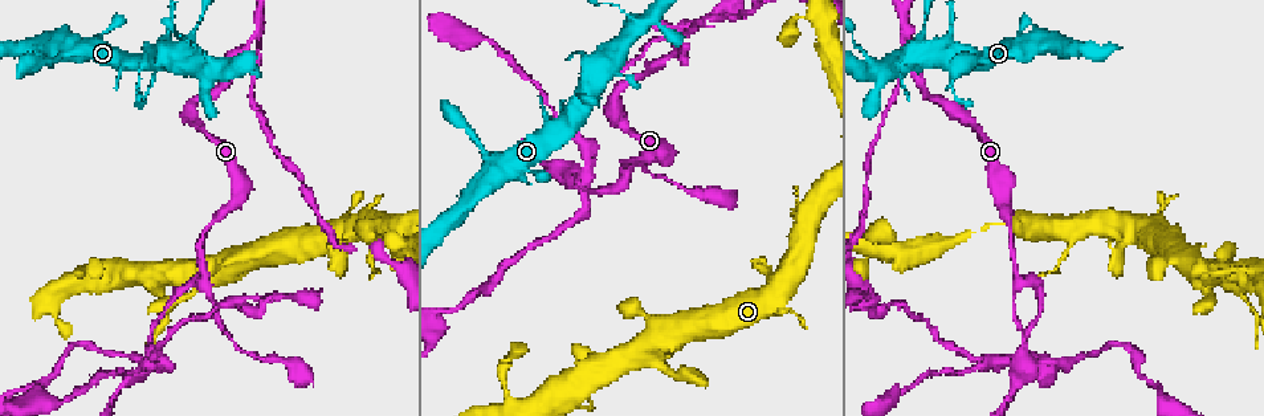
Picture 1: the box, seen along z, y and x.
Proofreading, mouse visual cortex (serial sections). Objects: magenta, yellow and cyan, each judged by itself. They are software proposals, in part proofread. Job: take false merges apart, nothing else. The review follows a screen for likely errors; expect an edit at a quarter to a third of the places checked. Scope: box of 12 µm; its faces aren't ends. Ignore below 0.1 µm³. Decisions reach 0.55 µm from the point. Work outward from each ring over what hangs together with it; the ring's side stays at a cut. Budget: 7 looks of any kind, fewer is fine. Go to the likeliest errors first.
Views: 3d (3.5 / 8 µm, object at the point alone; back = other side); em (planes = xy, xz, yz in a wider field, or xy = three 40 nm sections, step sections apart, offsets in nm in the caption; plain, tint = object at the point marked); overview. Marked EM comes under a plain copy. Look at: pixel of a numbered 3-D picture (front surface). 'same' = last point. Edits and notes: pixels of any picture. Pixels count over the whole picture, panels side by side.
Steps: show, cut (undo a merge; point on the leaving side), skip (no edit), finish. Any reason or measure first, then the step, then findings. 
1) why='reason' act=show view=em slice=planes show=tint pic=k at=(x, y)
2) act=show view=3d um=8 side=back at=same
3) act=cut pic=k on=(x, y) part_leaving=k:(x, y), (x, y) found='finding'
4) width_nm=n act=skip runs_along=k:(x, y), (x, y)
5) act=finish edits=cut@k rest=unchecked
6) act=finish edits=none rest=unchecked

why='three arms meet' act=show view=3d um=3.5 pic=1 at=(253, 39)

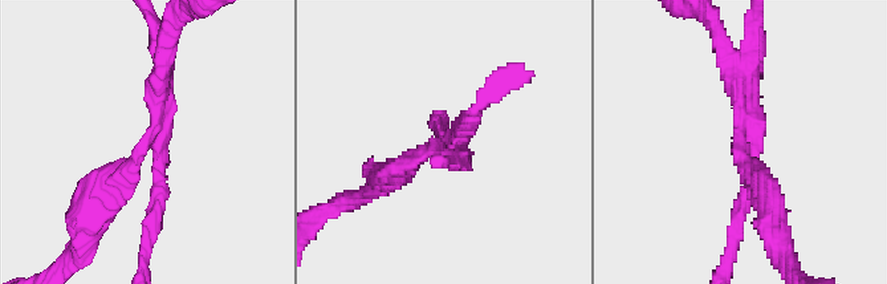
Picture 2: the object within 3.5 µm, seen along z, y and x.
arm_widths_nm=200,250,250 act=cut pic=2 on=(155, 193) part_leaving=2:(157, 147), (157, 212), (141, 266) found='two cells meet here'

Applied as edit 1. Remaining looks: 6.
why='see it whole again' act=show view=overview

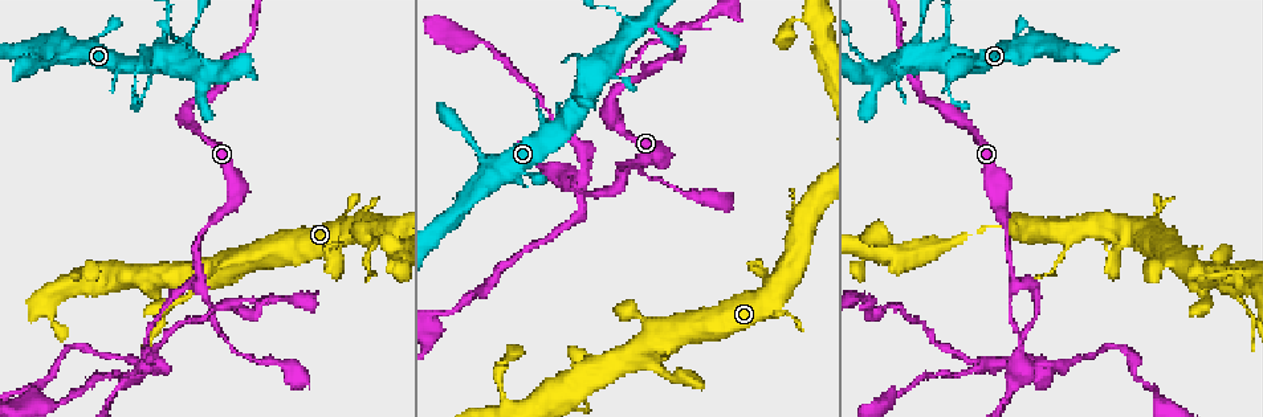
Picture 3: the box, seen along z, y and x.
why='thick turns thin' act=show view=3d um=3.5 pic=3 at=(163, 36)

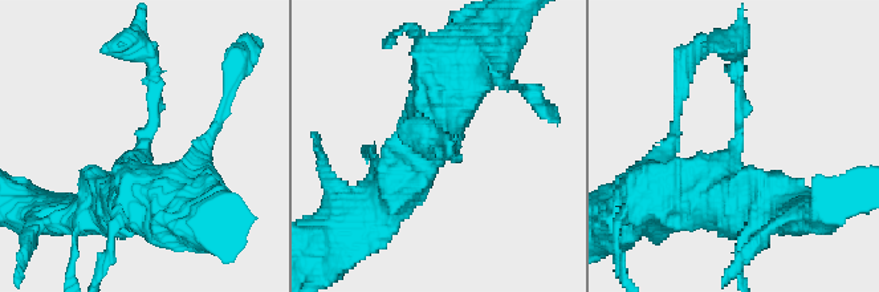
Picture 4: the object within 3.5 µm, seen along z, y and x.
arm_widths_nm=150,600 why='now the EM' act=show view=em slice=xy step=3 show=tint pic=4 at=(738, 140)

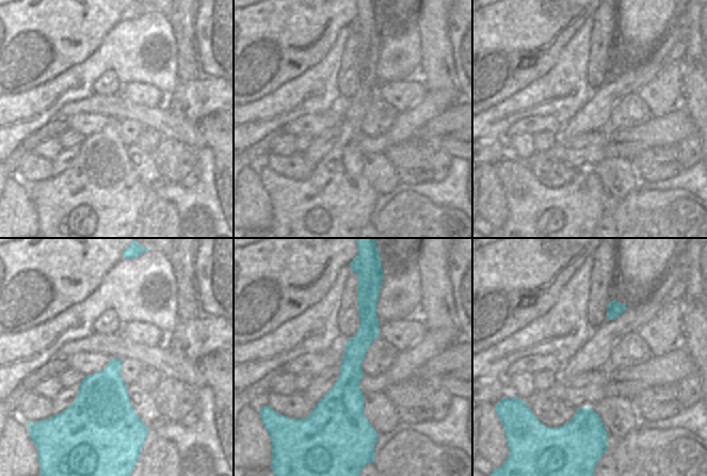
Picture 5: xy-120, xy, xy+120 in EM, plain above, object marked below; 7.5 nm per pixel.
width_nm=200 act=skip runs_along=5:(362, 287), (344, 428) found='all the same cell'

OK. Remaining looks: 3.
why='abrupt turn' act=show view=3d um=3.5 side=back pic=3 at=(621, 171)

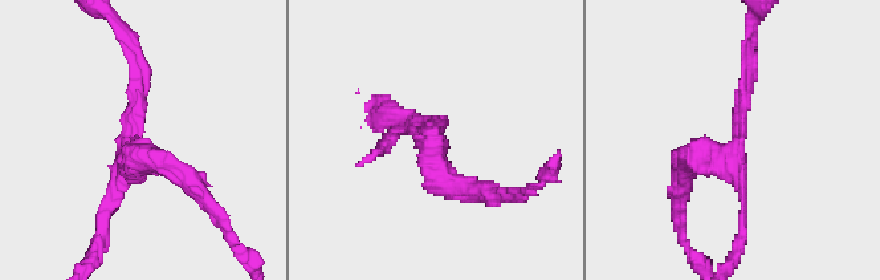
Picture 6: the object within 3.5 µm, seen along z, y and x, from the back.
act=show view=em slice=xy step=1 show=tint pic=6 at=(730, 153)

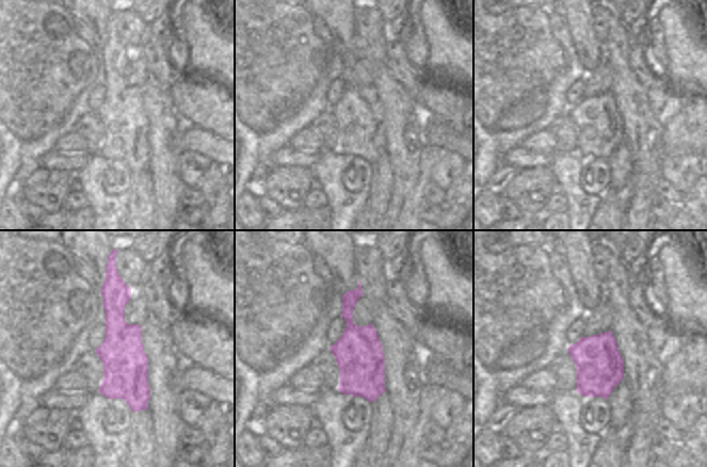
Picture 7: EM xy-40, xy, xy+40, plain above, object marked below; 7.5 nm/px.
act=show view=em slice=xy step=2 show=tint at=same

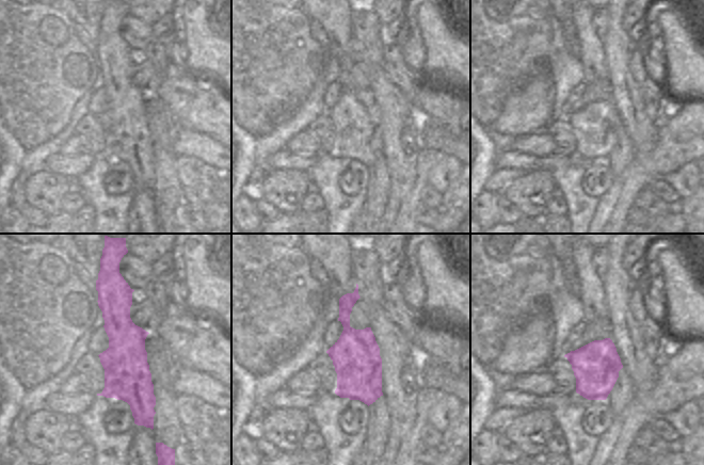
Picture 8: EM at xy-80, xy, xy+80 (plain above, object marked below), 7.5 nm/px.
width_nm=360 act=skip runs_along=8:(102, 284), (126, 339), (137, 418) found='continuous, no second cell'

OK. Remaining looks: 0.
act=finish edits=cut@2 rest=unchecked

